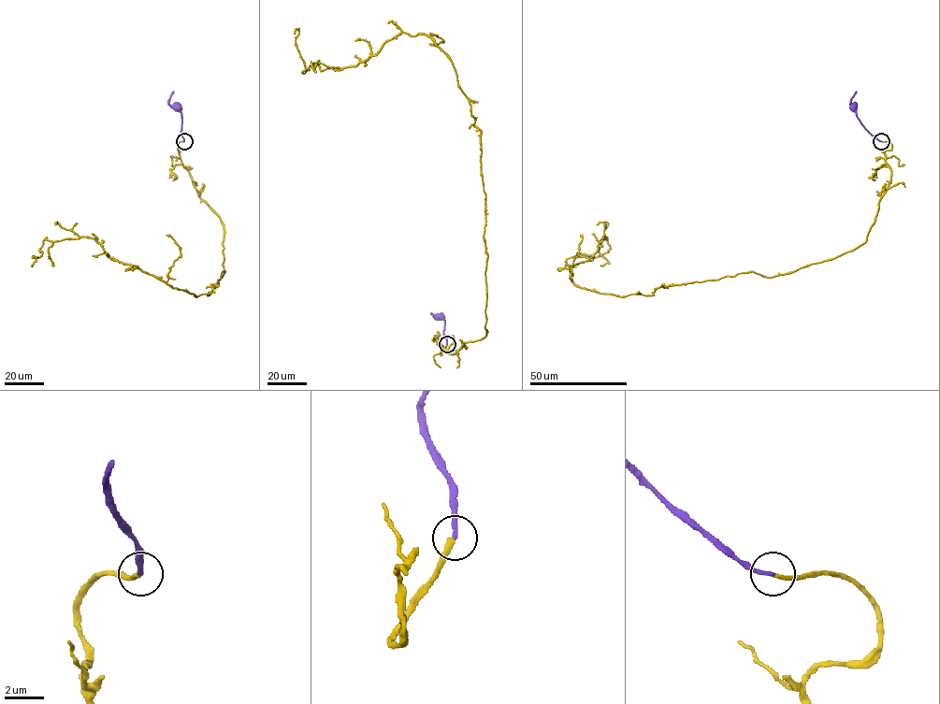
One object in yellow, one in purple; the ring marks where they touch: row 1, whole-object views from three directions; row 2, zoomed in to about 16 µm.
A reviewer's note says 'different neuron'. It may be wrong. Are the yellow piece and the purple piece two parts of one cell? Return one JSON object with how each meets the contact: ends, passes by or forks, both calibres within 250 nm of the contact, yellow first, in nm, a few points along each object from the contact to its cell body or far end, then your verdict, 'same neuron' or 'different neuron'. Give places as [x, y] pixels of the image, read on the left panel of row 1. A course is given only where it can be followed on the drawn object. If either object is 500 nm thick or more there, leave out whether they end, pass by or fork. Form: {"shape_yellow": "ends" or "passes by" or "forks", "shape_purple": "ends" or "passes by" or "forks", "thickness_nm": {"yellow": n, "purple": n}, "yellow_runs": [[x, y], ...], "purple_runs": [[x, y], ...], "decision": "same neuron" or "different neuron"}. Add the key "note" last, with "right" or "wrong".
{"shape_yellow": "ends", "shape_purple": "ends", "thickness_nm": {"yellow": 240, "purple": 200}, "yellow_runs": [[183, 141], [181, 165], [224, 227], [224, 272], [209, 295], [173, 288], [84, 237], [44, 239], [32, 265]], "purple_runs": [[183, 141], [181, 117], [177, 107]], "decision": "same neuron", "note": "wrong"}

